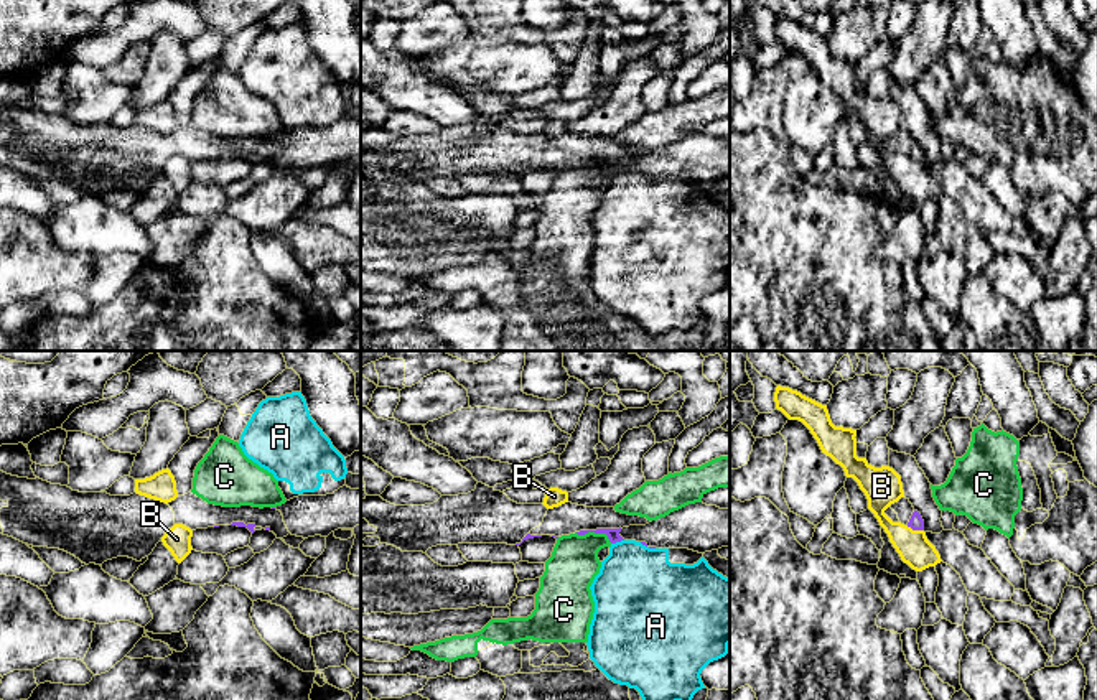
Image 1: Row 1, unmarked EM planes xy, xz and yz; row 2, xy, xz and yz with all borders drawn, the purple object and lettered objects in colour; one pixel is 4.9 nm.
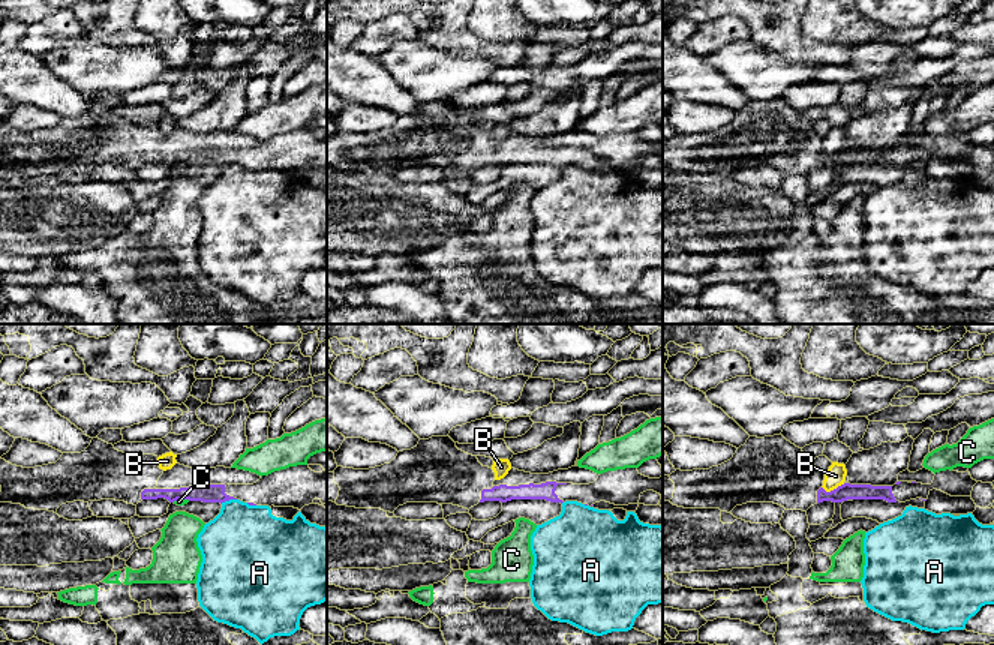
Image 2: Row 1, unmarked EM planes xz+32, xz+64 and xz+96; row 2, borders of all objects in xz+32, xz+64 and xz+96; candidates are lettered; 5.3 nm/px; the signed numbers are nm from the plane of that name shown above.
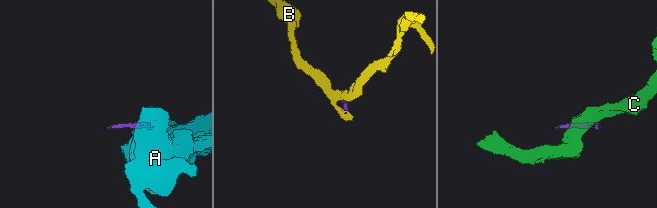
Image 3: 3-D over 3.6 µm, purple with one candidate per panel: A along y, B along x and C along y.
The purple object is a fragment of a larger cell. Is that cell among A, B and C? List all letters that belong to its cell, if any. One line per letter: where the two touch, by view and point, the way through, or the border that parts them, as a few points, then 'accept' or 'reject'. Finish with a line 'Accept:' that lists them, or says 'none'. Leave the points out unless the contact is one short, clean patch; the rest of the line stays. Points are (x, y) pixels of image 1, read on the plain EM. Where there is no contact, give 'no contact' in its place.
A: xz (616, 172) | along xz (623, 170), (611, 175) | reject
B: yz (914, 160) | along yz (906, 157), (923, 162) | reject
C: xz (595, 163) | along xz (575, 163), (600, 163), (611, 173) | reject
Accept: none

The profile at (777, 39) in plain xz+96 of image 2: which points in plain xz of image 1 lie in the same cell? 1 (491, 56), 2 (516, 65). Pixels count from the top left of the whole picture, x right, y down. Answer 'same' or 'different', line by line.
1: different
2: different

